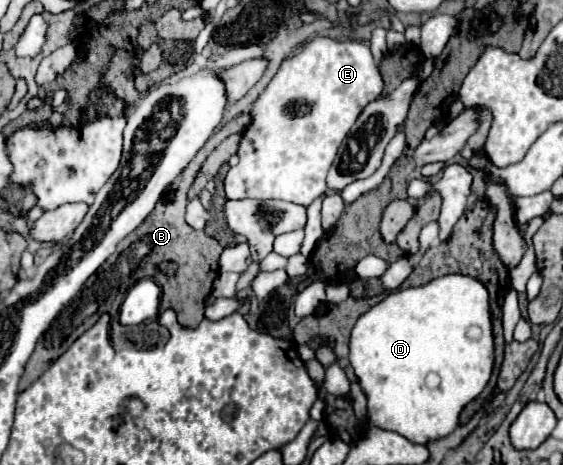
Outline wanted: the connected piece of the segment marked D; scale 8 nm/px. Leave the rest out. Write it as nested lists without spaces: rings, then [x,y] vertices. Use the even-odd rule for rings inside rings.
[[[455,273],[455,275],[445,275],[445,277],[437,277],[425,285],[419,285],[419,287],[407,287],[407,289],[399,289],[395,293],[389,293],[383,301],[379,301],[377,305],[373,305],[367,313],[363,313],[353,331],[351,331],[351,353],[349,353],[349,359],[351,359],[351,365],[355,369],[355,375],[359,379],[359,385],[367,397],[367,409],[369,409],[369,423],[379,427],[379,429],[391,429],[403,437],[407,437],[411,443],[419,443],[419,445],[427,445],[429,441],[437,441],[437,439],[443,439],[447,435],[451,435],[457,427],[459,427],[459,415],[463,411],[463,407],[475,399],[483,387],[487,385],[489,377],[491,377],[491,371],[493,371],[493,323],[491,323],[491,307],[489,307],[489,291],[485,289],[485,285],[471,277],[471,275],[461,275],[461,273]],[[471,327],[479,327],[481,329],[481,337],[479,339],[469,339],[467,337],[467,331]]]

